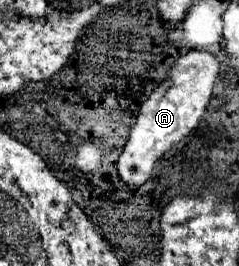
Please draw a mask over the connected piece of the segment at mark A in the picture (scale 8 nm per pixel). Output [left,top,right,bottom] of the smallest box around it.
[117,51,221,193]

